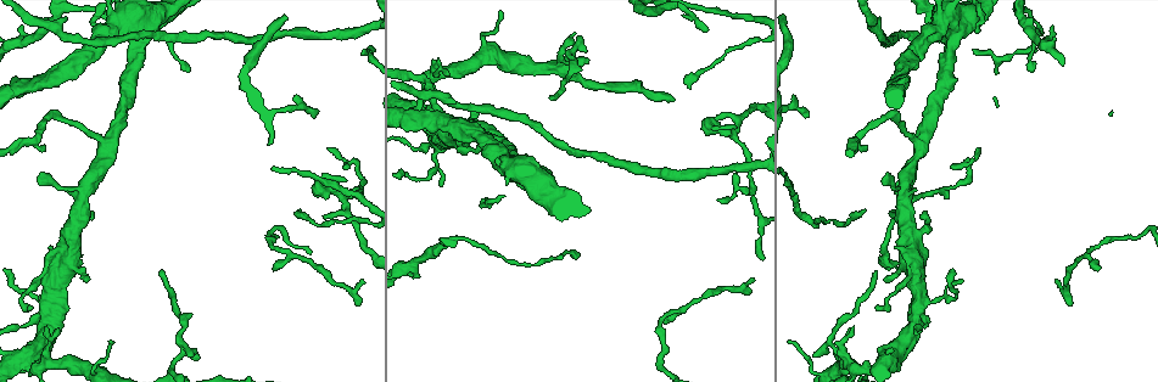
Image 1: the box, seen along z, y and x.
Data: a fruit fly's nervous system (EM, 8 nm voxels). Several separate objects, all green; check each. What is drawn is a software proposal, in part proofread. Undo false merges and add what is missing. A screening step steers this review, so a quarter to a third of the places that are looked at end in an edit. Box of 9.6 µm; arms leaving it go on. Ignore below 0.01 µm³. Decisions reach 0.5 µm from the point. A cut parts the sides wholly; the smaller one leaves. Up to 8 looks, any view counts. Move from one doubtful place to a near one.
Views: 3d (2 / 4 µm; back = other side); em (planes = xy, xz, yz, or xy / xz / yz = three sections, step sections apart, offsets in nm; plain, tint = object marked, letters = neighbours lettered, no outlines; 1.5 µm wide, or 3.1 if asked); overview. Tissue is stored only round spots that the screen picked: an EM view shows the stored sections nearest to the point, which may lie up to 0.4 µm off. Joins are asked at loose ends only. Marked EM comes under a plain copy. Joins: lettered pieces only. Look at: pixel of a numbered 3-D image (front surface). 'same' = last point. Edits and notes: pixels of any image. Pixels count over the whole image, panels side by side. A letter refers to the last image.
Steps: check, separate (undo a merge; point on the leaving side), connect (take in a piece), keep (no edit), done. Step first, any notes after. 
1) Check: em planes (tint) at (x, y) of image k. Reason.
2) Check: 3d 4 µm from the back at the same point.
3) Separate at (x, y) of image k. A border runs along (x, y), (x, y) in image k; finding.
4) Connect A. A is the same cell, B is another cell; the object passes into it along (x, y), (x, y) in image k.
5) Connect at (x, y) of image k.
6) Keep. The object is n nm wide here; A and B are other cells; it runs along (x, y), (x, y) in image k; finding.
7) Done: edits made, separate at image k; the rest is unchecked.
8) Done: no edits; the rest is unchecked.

Check: 3d 4 µm at (313, 114) of image 1. Tapers out.

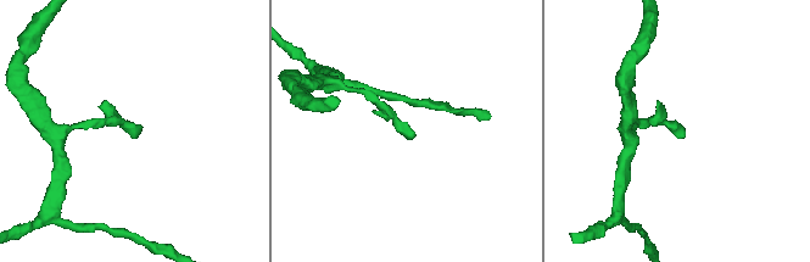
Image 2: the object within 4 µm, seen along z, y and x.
Check: em planes (letters) at (407, 137) of image 2.

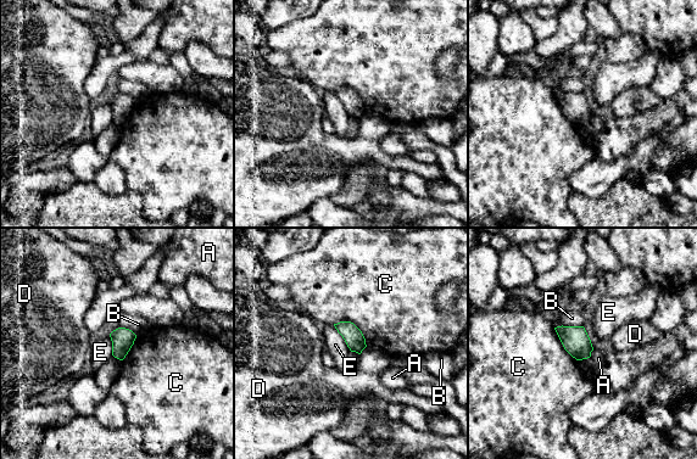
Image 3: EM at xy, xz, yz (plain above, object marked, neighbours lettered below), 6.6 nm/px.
Keep. A, B, C, D and E are other cells; a border runs along (333, 325), (351, 351) in image 3; none of them fits.

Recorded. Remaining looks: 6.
Check: em planes (letters) at (323, 218) of image 1. Branch stops here.

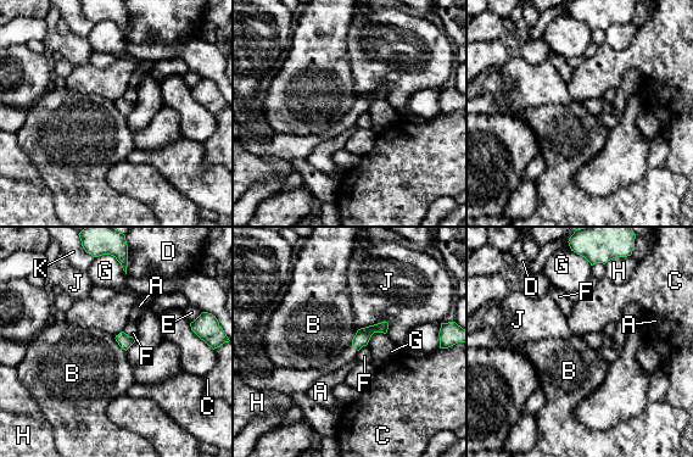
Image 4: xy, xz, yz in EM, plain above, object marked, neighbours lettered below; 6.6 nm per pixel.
Keep. The object is 90 nm wide here; A, B, C, D, E, F, G, H, J and K are other cells; a border runs along (113, 338), (126, 351) in image 4; none of them fits.

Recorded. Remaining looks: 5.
Check: em xz step 4 (letters) at (436, 76) of image 1. Tapers out.

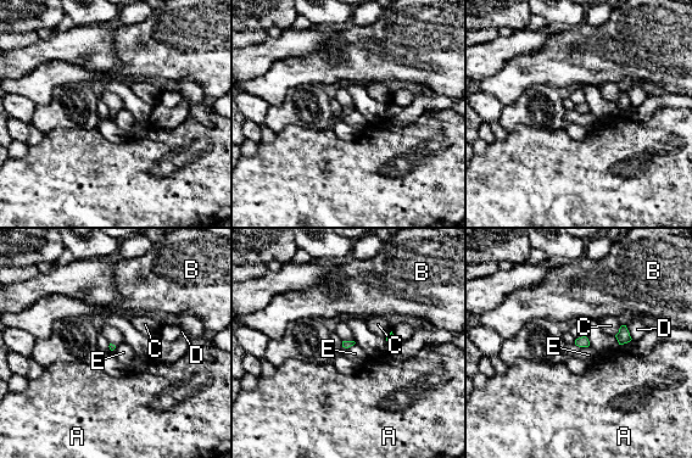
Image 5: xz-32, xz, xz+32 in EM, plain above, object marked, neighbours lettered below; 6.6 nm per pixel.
Keep. A, B, C, D and E are other cells; a border runs along (574, 344), (589, 346) in image 5; no lettered piece goes on from it.

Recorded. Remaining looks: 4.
Done: no edits; the rest is unchecked.

